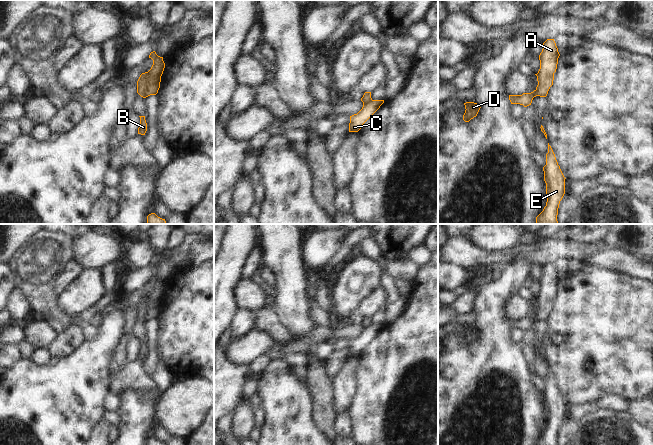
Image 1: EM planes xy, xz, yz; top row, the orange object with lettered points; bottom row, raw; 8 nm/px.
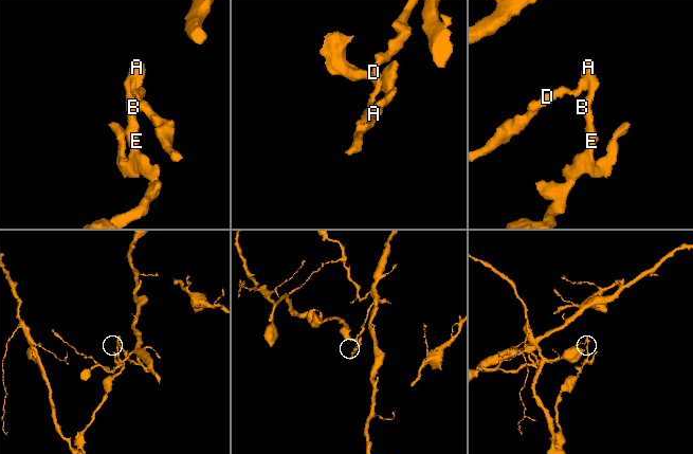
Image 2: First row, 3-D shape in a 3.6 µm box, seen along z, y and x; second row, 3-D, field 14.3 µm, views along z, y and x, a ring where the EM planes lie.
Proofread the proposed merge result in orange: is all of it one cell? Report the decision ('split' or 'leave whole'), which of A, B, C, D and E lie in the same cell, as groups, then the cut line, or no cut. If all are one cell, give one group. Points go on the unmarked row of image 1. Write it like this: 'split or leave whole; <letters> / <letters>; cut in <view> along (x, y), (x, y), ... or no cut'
split; A B C E / D; cut in xy along (144, 297), (146, 320)

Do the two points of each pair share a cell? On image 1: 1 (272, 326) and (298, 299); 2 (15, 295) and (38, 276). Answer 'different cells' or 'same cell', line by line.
1: different cells
2: different cells

